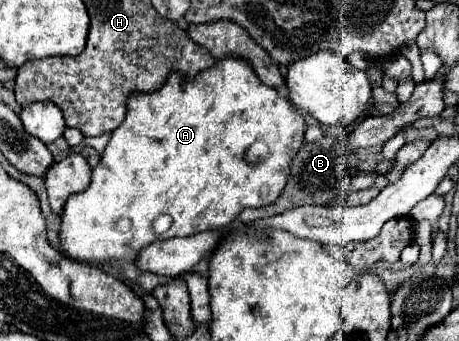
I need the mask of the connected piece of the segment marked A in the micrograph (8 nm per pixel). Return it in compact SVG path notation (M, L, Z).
M221 57L215 61L213 67L201 71L195 77L181 77L181 75L177 75L177 71L173 71L167 77L165 85L159 87L157 91L151 91L151 93L137 93L135 91L129 95L125 119L111 133L111 139L109 139L109 143L101 155L101 161L93 169L89 187L81 193L71 195L65 203L65 209L61 215L63 223L61 223L61 233L59 233L61 241L63 241L63 251L69 257L75 257L81 261L103 263L103 261L109 261L113 257L133 261L137 257L137 253L153 241L171 239L171 237L187 237L187 235L201 233L207 229L229 227L245 207L265 207L267 203L273 203L277 199L277 195L281 195L285 181L287 181L287 175L289 175L291 161L297 155L297 151L303 147L303 133L305 133L303 113L297 107L293 107L289 103L289 99L285 99L283 93L279 93L279 89L273 89L273 87L267 87L265 83L261 83L261 79L253 71L253 67L241 57L237 57L237 59L235 57Z

